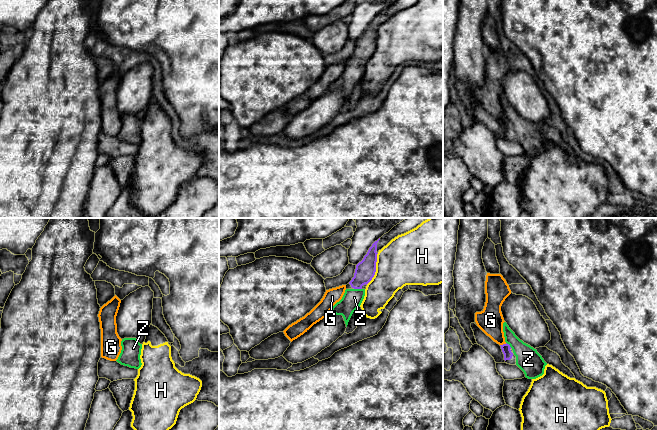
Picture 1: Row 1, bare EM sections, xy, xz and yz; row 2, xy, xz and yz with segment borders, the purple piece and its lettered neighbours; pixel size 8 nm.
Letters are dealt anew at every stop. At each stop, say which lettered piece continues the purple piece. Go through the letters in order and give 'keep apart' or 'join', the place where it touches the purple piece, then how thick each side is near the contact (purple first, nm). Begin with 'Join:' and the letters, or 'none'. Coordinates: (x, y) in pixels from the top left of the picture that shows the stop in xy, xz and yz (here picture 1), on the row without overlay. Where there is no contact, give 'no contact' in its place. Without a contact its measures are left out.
Join: Z
G: keep apart; meets purple in yz at (503, 120); 70 nm thick on the purple side, 200 nm on the other
H: keep apart; meets purple in xz at (375, 45); 160 nm thick on the purple side, 380 nm on the other
Z: join; meets purple in xz at (358, 64); 160 nm thick on the purple side, 160 nm on the other

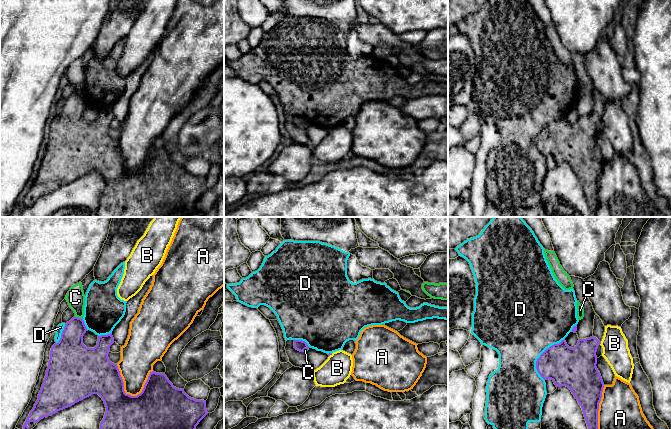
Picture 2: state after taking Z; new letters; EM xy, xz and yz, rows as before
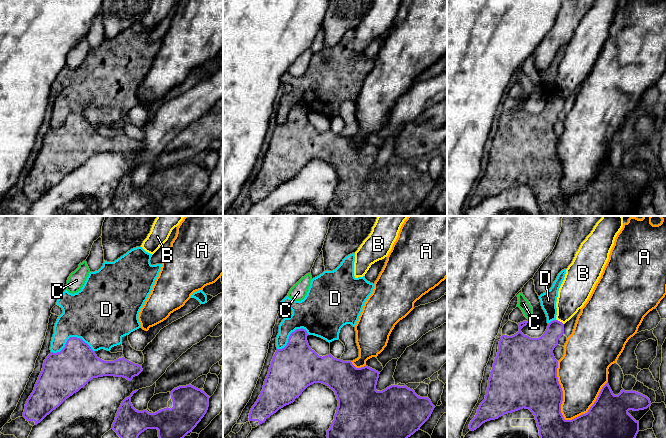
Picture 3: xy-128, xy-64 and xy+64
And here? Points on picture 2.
Join: none
A: keep apart; meets purple in xy at (123, 161); 340 nm thick on the purple side, 280 nm on the other
B: keep apart; meets purple in xz at (330, 130); 20 nm thick on the purple side, 220 nm on the other
C: keep apart; meets purple in xy at (79, 94); 220 nm thick on the purple side, 150 nm on the other
D: keep apart; meets purple in yz at (540, 132); 320 nm thick on the purple side, 480 nm on the other

